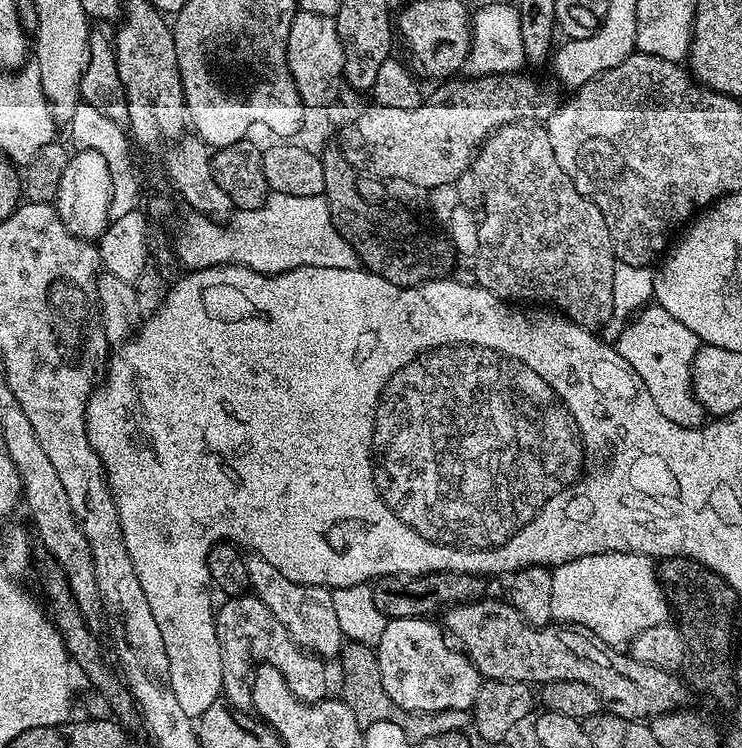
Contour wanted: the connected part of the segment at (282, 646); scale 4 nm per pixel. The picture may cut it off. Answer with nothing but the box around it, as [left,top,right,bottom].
[214,594,328,706]

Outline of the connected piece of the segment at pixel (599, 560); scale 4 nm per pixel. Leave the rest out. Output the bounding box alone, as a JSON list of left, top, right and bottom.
[552,552,670,646]

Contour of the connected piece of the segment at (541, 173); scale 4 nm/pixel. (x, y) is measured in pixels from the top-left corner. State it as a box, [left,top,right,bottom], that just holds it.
[474,122,618,330]

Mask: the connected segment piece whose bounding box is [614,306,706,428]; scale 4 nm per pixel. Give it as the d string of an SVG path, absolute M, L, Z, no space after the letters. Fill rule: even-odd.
M659 306L645 307L619 330L620 337L614 340L614 346L620 351L622 358L630 362L638 378L642 378L658 410L666 414L670 422L683 428L701 427L706 420L706 410L692 392L692 363L696 352L702 347L699 337Z

